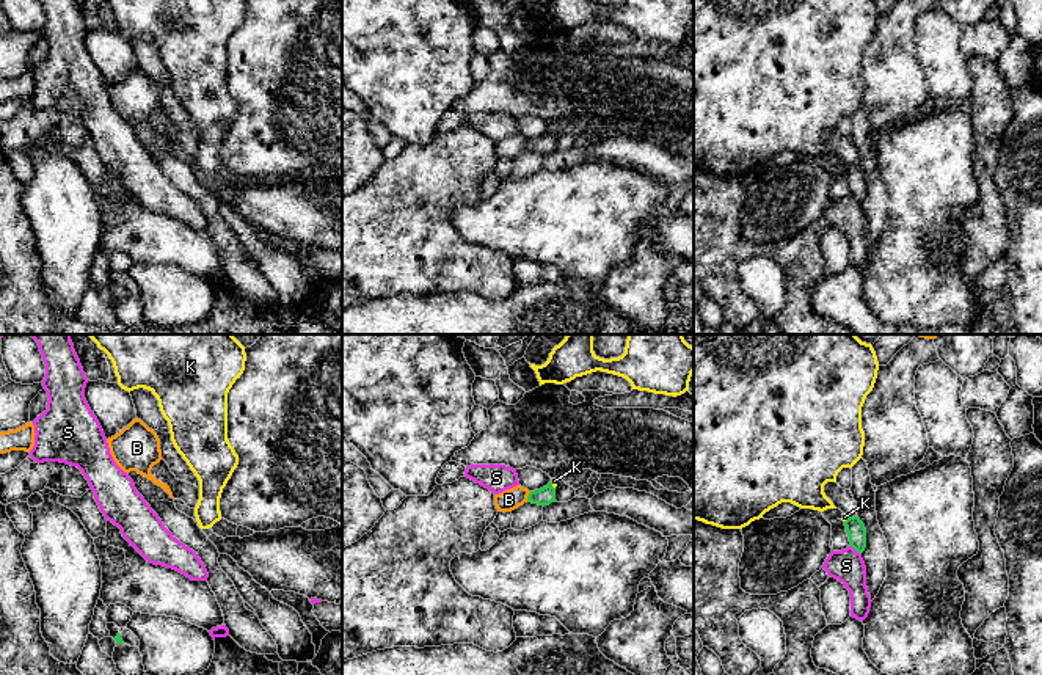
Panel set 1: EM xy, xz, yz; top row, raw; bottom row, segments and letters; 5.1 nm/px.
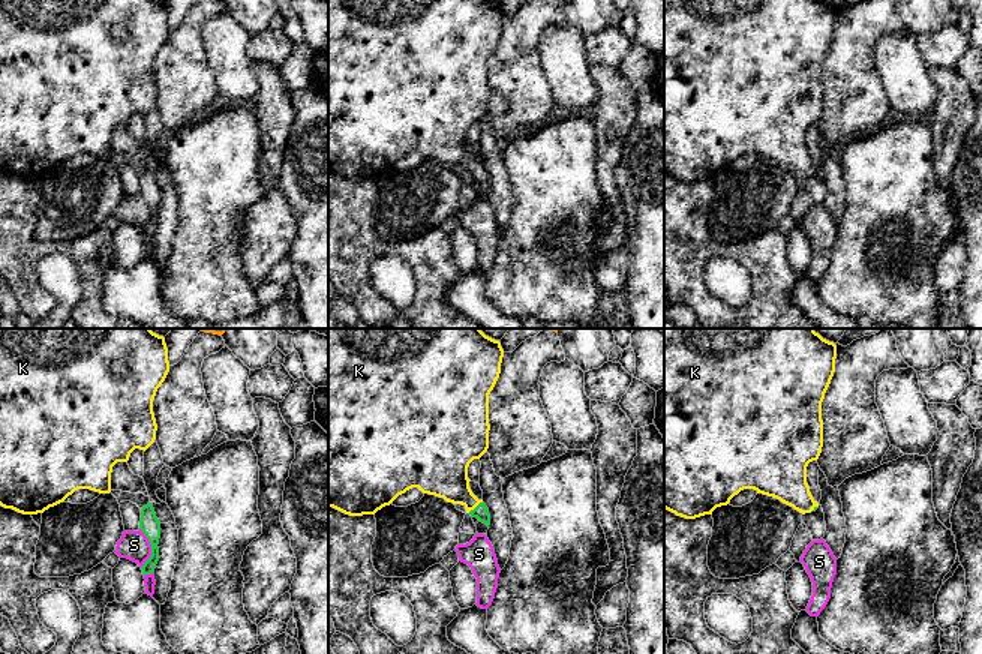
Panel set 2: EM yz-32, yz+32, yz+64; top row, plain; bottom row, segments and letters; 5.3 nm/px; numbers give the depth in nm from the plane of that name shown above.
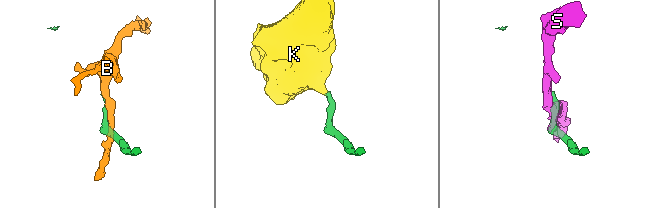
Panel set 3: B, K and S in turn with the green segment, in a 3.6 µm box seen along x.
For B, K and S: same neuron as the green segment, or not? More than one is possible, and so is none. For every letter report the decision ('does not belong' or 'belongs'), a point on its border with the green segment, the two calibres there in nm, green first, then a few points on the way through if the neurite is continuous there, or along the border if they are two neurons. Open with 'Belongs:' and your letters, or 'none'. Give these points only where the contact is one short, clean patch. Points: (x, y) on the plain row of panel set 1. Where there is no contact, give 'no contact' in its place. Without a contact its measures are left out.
Belongs: K
B: does not belong; contact xz (528, 145); calibres 90 and 110 nm
K: belongs; contact xz (551, 134); calibres 90 and 30 nm
S: does not belong; contact yz (856, 198); calibres 100 and 170 nm; border yz (851, 193), (860, 203)

